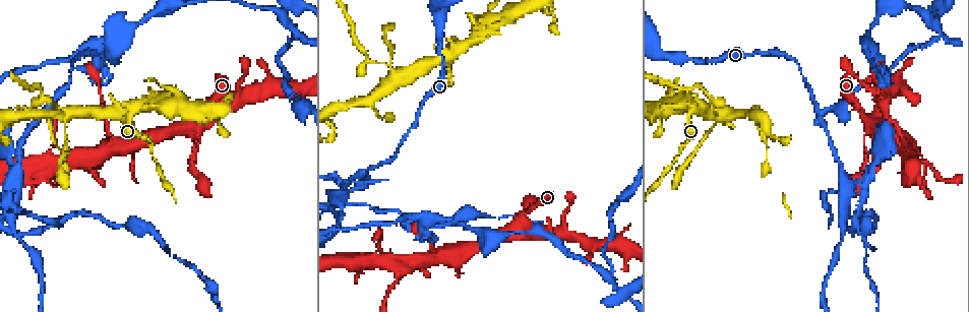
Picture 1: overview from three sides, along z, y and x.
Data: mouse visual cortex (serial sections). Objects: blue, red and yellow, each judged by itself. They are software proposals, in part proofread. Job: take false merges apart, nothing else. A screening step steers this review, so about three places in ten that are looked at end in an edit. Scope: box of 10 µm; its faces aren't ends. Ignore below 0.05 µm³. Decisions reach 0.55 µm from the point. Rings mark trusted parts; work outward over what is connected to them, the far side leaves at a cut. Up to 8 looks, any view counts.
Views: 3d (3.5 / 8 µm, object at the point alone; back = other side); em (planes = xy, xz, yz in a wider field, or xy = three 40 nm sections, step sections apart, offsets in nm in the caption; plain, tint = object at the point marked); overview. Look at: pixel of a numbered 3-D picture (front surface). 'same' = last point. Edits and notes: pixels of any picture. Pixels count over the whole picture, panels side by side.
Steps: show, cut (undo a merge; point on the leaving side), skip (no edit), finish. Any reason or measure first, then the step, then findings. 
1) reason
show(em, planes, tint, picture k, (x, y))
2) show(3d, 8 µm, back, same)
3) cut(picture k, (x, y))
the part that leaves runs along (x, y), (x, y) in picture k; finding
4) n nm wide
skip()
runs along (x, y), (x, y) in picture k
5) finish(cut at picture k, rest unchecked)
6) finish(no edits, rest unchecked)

small branch off a trunk
show(3d, 8 µm, back, picture 1, (342, 199))

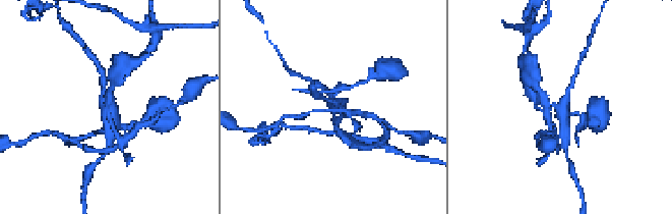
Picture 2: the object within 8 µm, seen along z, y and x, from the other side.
show(em, xy, step 2, tint, same)

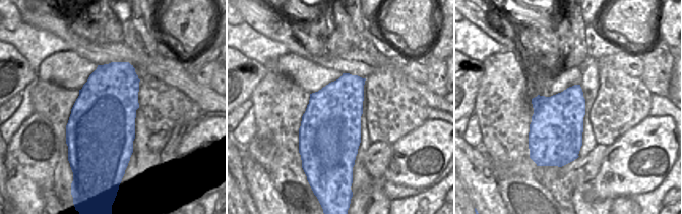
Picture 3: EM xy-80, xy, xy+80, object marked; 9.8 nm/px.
600 nm wide
cut(picture 2, (539, 92))
the part that leaves runs along (551, 106), (546, 114), (554, 142) in picture 2; two cells meet here

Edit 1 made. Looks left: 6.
side arm on a straight run
show(3d, 3.5 µm, picture 1, (471, 39))

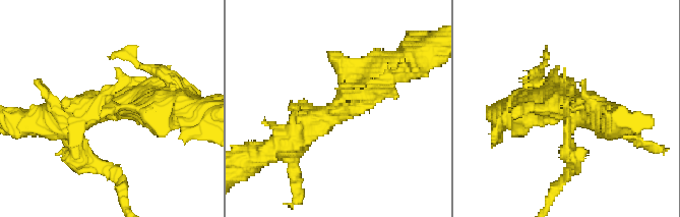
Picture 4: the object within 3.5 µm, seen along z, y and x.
now the EM
show(em, xy, step 2, tint, picture 4, (339, 106))

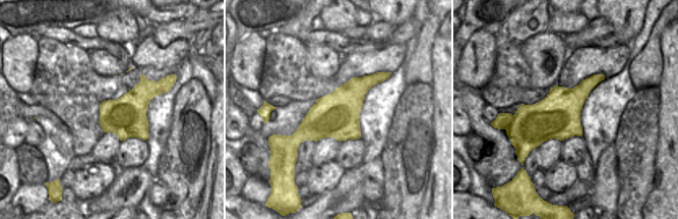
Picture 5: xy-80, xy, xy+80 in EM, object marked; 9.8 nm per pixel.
skip()
runs along (305, 107), (330, 114), (395, 62) in picture 4; one cell here

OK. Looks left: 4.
four arms meet
show(3d, 3.5 µm, picture 1, (73, 114))

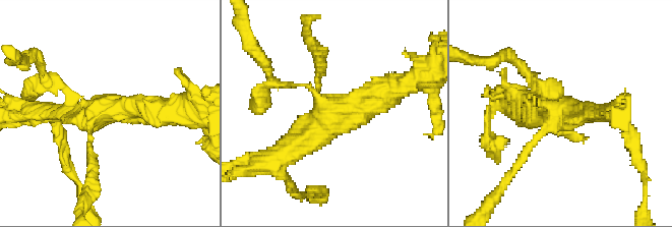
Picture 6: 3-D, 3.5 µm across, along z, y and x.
4 arms; arms of 100, 150, 300, 400 nm
show(em, planes, tint, picture 6, (565, 109))

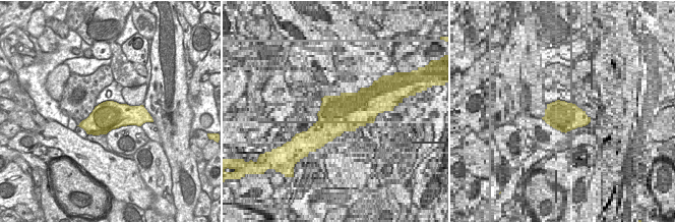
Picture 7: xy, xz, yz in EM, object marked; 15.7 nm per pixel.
skip()
runs along (395, 88), (280, 156) in picture 6; one cell here

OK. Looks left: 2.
finish(cut at picture 2, rest unchecked)

